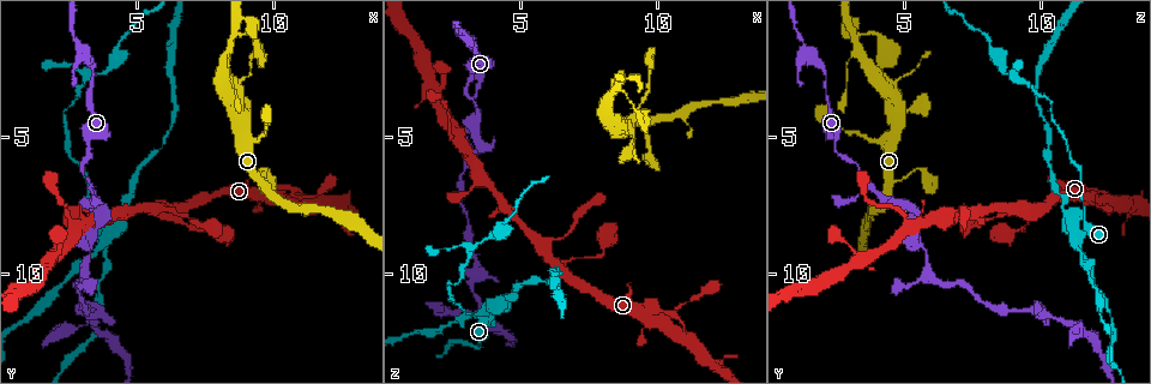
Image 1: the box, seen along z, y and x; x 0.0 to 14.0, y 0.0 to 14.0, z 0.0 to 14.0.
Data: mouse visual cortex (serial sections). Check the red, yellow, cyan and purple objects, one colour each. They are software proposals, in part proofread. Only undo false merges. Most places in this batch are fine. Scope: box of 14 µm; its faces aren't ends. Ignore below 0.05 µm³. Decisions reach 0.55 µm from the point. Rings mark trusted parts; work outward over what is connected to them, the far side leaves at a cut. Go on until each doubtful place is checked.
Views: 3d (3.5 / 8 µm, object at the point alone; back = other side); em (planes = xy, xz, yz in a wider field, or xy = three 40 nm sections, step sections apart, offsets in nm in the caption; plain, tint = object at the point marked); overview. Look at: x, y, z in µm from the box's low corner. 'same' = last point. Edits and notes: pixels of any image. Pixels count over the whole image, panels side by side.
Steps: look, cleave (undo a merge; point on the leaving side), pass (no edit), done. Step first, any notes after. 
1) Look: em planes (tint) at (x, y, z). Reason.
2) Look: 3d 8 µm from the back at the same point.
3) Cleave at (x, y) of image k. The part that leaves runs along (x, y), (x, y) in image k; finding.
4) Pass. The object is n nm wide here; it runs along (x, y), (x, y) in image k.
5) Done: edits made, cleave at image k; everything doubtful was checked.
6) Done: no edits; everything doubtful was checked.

Look: 3d 3.5 µm at (4.0, 8.3, 11.2). Thick turns thin.

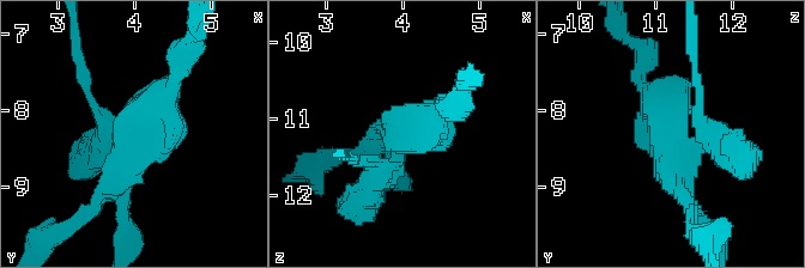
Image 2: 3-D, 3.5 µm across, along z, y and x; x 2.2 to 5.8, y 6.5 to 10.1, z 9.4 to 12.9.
Look: em xy step 2 (tint) at (4.05, 8.25, 11.20). 3 arms meet here; the arms are 250, 300, 400 nm wide; need the tissue.

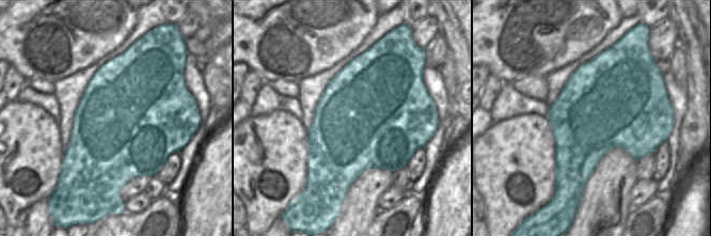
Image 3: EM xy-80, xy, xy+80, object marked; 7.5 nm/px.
Cleave at (140, 141) of image 2. The part that leaves runs along (127, 142), (175, 84), (182, 62) in image 2; two cells meet here.

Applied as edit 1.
Look: overview.

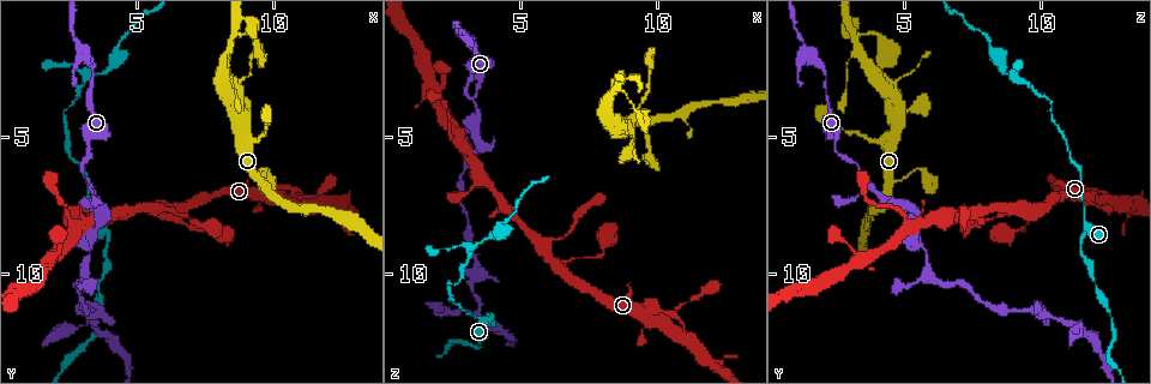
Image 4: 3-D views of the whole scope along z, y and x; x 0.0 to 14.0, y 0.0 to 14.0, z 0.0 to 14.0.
Look: em xy step 1 (tint) at (3.6, 7.5, 5.4).

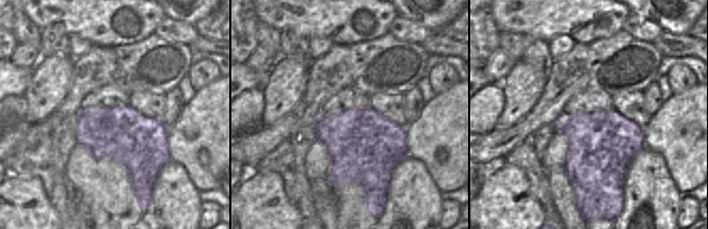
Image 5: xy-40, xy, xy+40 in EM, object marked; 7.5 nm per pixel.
Look: 3d 3.5 µm at the same point. See where the arms go.

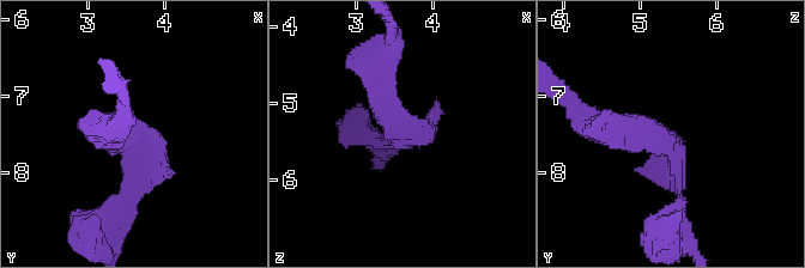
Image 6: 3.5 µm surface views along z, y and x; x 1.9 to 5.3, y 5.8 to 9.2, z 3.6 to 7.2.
Pass. It runs along (595, 123), (672, 145), (681, 219) in image 6; continuous, no second cell.

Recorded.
Look: 3d 3.5 µm at (3.4, 8.6, 5.6).

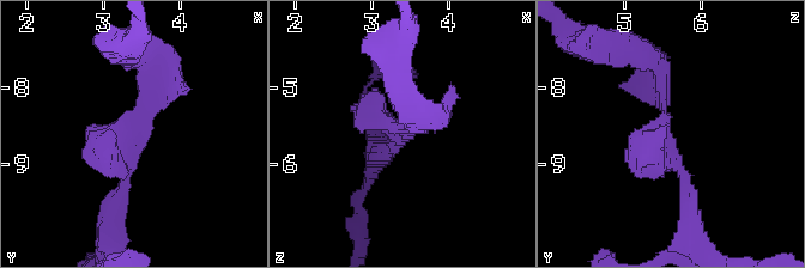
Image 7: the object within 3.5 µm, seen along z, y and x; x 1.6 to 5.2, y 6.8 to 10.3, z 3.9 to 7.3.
Look: em xy step 3 (tint) at (3.40, 8.50, 5.55). Shape alone is not enough.

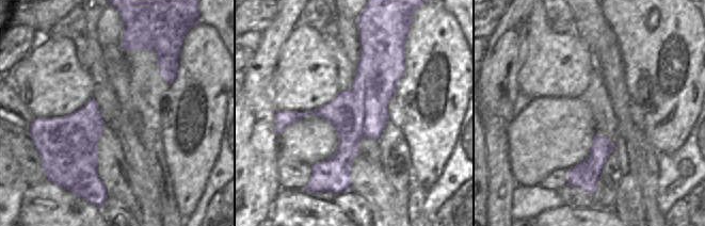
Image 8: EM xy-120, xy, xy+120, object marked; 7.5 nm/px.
Pass. It runs along (651, 58), (690, 198) in image 7; continuous, no second cell.

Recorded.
Look: 3d 3.5 µm from the back at (3.2, 2.8, 9.1). Calibre changes.

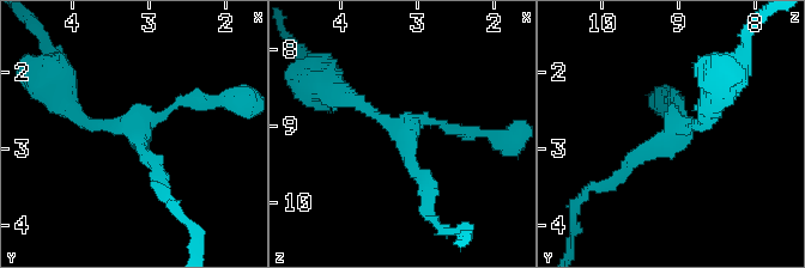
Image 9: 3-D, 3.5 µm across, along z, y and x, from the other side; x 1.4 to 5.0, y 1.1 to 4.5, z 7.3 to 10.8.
Look: em planes (tint) at (3.20, 2.80, 9.05). 3 arms meet here; the arms are 150, 150, 200 nm wide; shape alone is not enough.

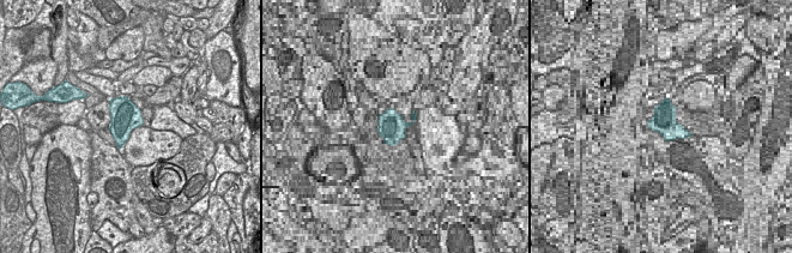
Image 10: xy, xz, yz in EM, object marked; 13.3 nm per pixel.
Pass. It runs along (429, 186), (406, 134), (337, 91) in image 9; one cell here.

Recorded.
Look: 3d 3.5 µm at (3.4, 11.8, 11.4). Three-way junction.

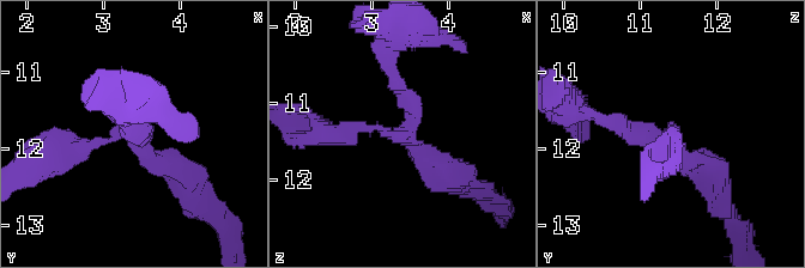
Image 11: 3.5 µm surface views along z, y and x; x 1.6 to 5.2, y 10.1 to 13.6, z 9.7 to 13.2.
Look: em planes (tint) at (3.50, 11.85, 11.35). 3 arms meet here; the arms are 150, 200, 300 nm wide; now the EM.

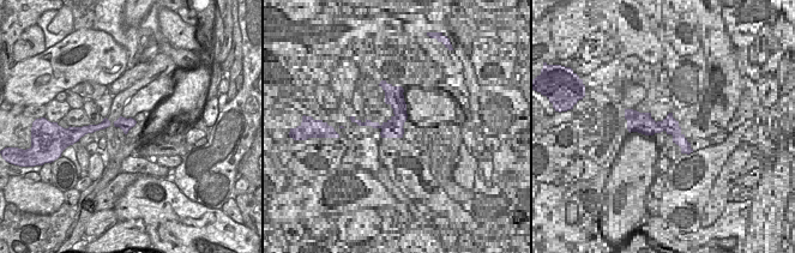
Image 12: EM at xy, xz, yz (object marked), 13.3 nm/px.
Pass. It runs along (386, 65), (409, 96), (409, 141), (457, 178) in image 11; all the same cell.

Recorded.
Done: edits made, cleave at image 2; everything doubtful was checked.

